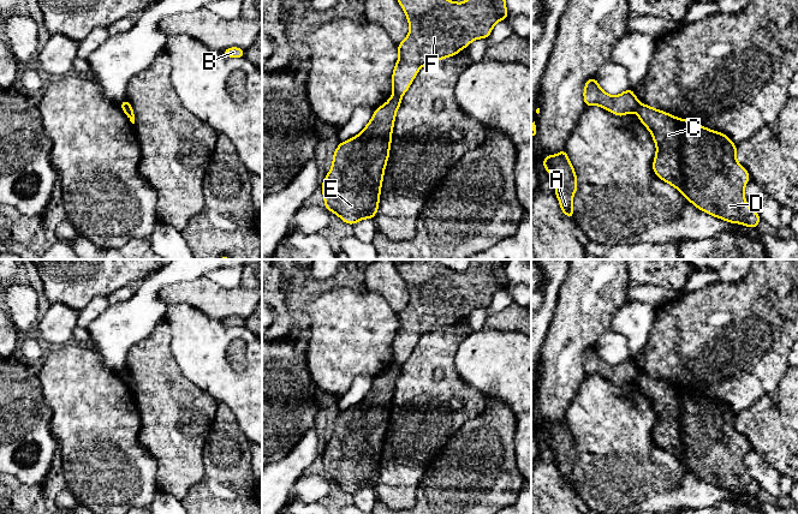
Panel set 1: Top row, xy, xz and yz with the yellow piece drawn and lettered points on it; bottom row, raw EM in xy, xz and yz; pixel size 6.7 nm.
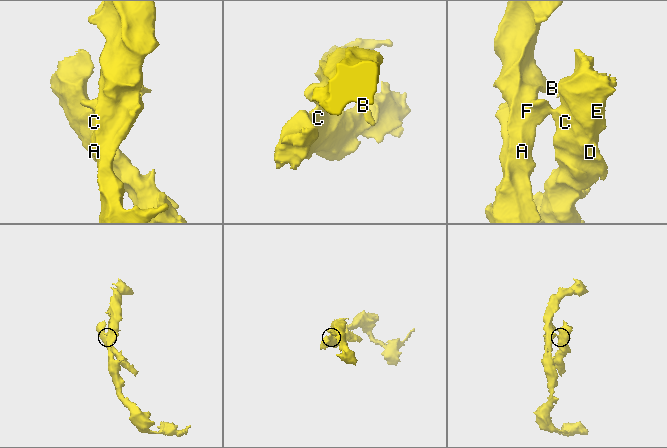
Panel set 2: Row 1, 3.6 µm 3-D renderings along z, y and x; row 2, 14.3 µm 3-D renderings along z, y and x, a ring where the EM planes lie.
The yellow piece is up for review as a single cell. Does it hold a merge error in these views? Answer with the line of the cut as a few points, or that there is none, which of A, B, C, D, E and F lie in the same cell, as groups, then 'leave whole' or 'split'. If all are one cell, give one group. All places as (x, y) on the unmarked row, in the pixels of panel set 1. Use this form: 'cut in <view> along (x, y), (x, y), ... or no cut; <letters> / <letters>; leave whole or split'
cut in xz along (393, 363), (400, 366); A B F / C D E; split

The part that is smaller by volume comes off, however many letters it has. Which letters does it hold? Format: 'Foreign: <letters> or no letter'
Foreign: C, D, E

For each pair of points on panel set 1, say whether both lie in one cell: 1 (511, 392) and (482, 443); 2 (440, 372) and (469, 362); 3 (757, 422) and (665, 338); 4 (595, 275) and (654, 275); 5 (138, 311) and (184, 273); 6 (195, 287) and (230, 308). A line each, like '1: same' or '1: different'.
1: different
2: different
3: different
4: different
5: same
6: same

